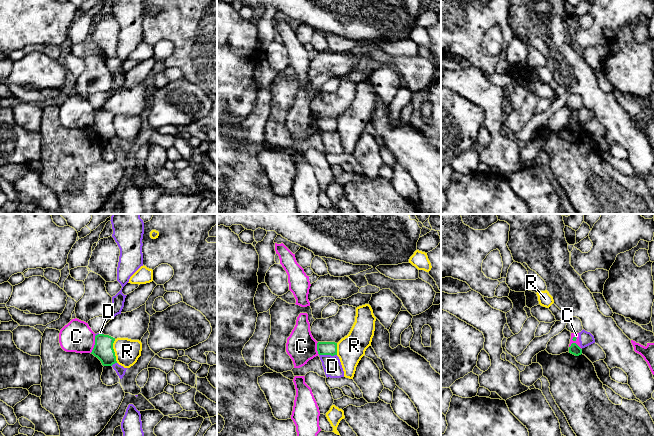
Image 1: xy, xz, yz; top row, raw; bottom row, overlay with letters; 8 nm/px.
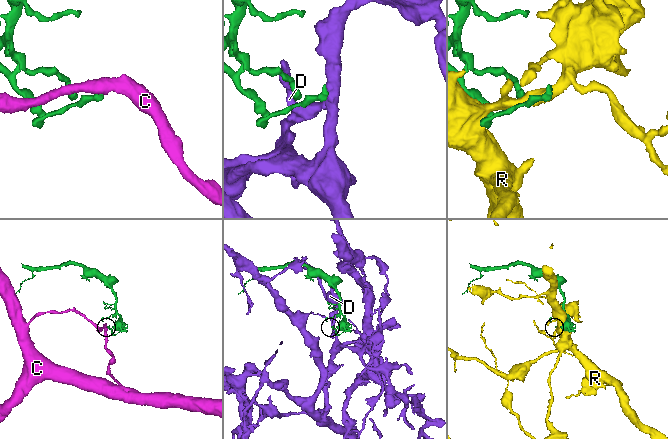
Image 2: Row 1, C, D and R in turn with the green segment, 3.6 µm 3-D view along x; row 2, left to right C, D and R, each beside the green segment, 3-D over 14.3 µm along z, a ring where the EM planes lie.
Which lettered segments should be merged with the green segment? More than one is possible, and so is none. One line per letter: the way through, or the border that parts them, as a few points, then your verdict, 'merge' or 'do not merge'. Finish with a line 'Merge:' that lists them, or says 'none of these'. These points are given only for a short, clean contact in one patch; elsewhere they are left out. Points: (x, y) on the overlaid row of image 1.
C: along yz (573, 336), (572, 340), (581, 349) | do not merge
D: along xz (319, 354), (336, 355) | do not merge
R: do not merge
Merge: none of these

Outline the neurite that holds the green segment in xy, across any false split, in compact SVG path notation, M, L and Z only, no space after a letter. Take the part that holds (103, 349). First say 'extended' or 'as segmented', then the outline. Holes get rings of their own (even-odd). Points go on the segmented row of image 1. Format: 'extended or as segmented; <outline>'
as segmented; M98 334L95 336L95 345L91 354L97 357L103 366L112 366L117 363L113 349L114 341L115 338L109 335Z

